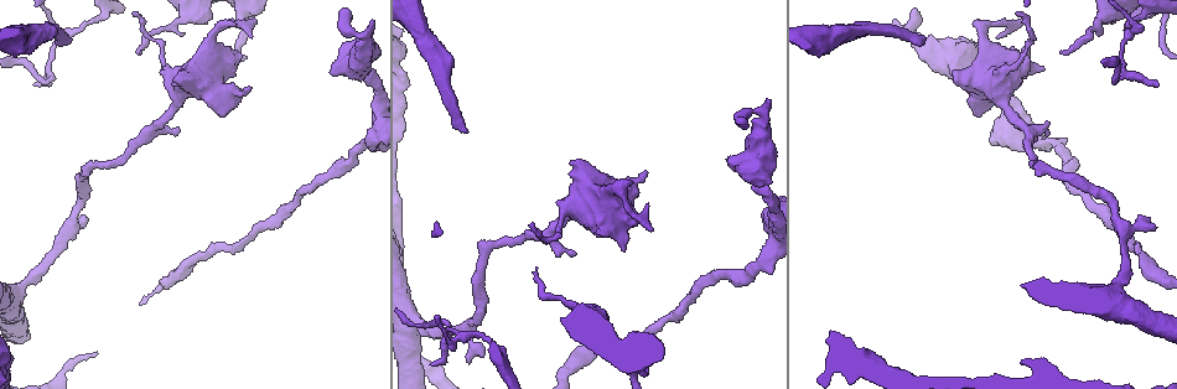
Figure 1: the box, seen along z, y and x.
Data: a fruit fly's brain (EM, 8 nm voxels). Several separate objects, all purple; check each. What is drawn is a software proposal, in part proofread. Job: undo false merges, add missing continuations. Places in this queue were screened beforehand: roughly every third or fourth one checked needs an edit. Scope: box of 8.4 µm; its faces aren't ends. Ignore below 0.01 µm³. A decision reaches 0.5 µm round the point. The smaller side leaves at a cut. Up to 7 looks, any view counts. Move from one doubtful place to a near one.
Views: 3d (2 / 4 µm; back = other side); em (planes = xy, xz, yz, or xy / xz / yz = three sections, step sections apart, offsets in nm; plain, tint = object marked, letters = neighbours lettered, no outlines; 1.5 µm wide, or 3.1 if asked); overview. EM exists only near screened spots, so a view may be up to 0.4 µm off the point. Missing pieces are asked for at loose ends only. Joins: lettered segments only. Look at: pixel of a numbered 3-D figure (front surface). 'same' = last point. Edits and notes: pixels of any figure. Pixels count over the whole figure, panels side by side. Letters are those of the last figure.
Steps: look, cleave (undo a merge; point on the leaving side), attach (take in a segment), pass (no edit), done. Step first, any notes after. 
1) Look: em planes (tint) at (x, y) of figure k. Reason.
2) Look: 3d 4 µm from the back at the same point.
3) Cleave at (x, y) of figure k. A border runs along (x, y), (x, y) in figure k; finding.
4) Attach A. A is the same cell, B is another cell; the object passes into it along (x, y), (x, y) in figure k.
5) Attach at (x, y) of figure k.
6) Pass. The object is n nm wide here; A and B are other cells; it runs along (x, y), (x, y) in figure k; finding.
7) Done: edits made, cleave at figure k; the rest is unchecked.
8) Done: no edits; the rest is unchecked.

Look: em xy step 4 (tint) at (1062, 53) of figure 1. Tapers out.

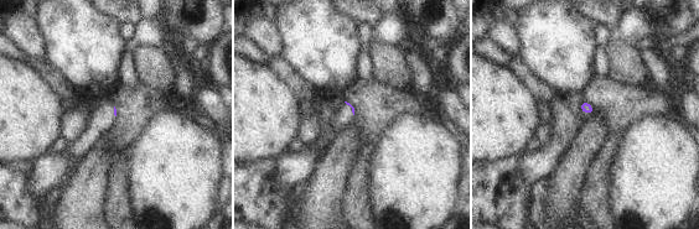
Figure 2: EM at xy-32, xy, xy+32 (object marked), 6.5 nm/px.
Look: em planes (letters) at the same point. Cut it another way.

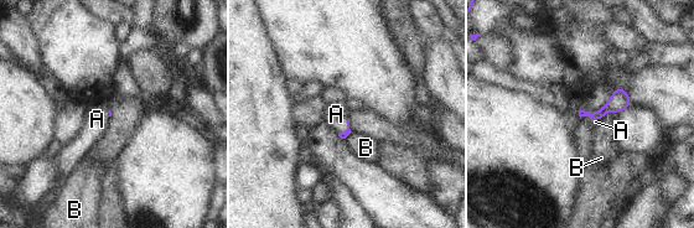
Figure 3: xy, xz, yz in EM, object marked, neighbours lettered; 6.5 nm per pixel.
Attach A. A is the same cell, B is another cell; it goes on there.

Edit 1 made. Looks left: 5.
Look: overview. See it whole again.

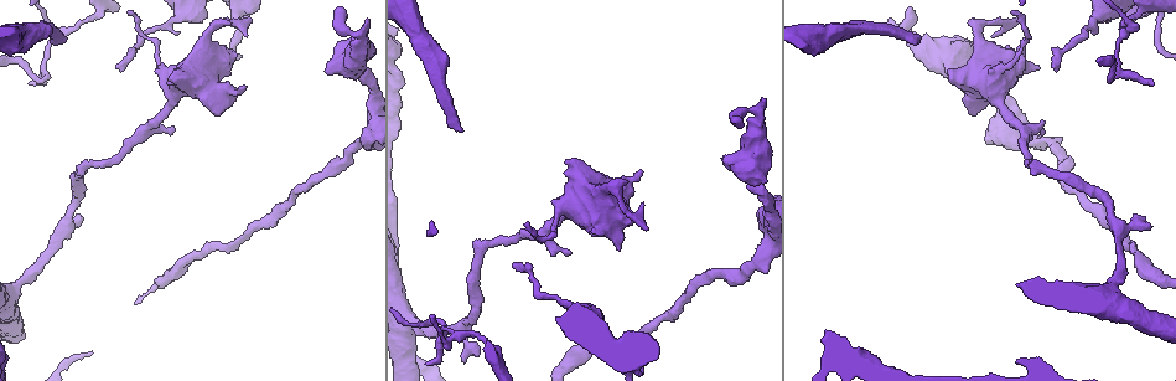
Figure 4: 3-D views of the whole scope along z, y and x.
Look: em xz step 4 (tint) at (459, 130) of figure 4. Long arm stops here.

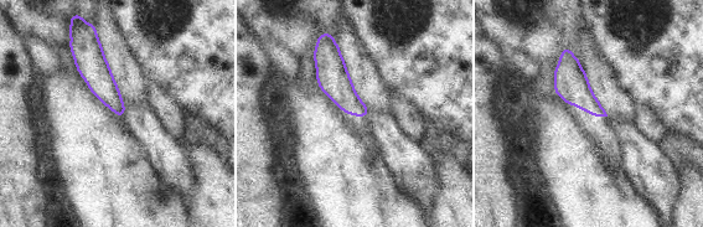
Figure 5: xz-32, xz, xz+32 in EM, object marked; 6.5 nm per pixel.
Look: em planes (letters) at the same point.

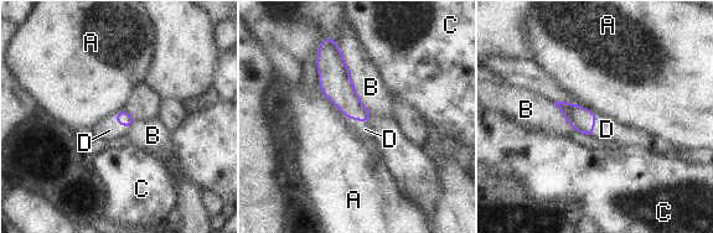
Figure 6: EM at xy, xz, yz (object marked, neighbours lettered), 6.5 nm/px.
Attach D. D is the same cell, A, B and C are other cells; the neuron continues.

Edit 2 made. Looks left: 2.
Done: edits made, attach at figure 3, attach at figure 6; the rest is unchecked.

